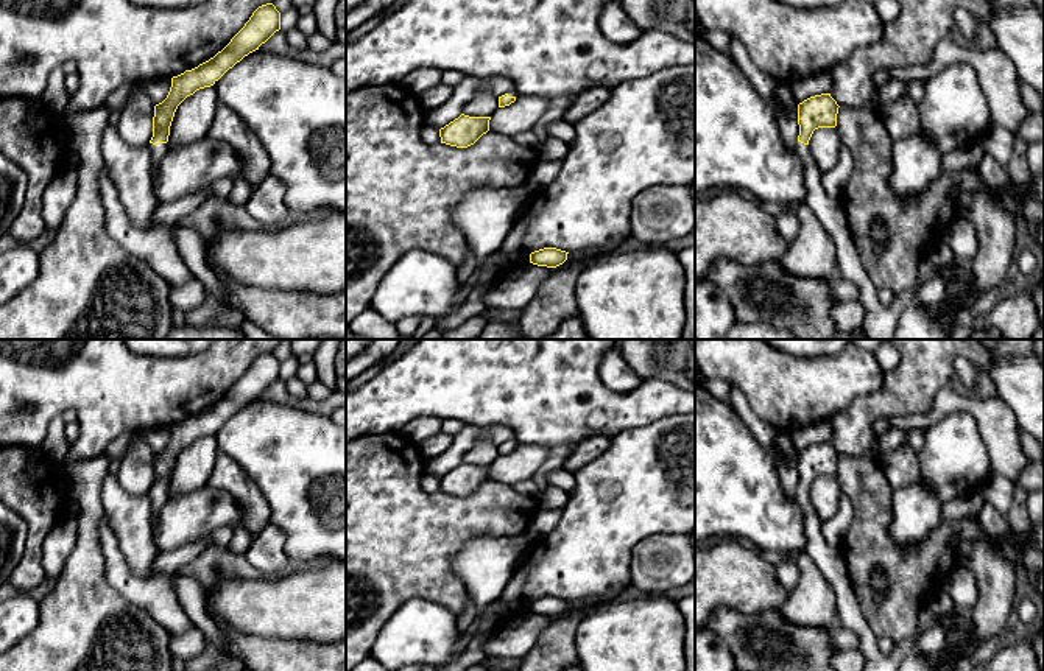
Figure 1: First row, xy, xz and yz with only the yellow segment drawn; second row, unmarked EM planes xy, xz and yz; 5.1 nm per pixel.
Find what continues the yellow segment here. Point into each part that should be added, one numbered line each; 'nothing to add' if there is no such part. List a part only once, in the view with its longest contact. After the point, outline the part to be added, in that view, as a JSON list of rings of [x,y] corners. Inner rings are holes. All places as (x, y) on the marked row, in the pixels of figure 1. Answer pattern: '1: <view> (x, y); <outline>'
1: xy (158, 151); [[[168,142],[159,143],[159,145],[150,143],[150,151],[151,151],[151,160],[153,160],[153,165],[151,165],[151,174],[153,174],[156,167],[160,163],[160,160],[168,151]]]

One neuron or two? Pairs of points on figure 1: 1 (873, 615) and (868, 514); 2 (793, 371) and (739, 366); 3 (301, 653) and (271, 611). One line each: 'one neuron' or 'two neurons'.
1: one neuron
2: one neuron
3: two neurons

